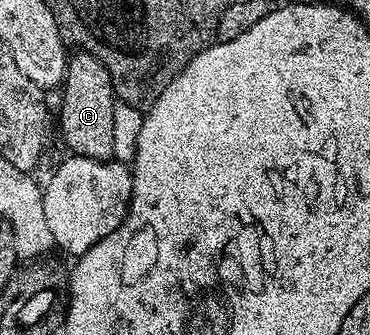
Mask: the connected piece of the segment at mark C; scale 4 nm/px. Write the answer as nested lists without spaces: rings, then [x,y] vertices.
[[[82,51],[70,54],[67,62],[67,75],[61,86],[63,102],[59,105],[59,129],[63,132],[63,141],[76,157],[92,157],[98,161],[110,161],[115,156],[115,136],[113,135],[113,111],[117,104],[115,88],[109,71],[101,59]]]

